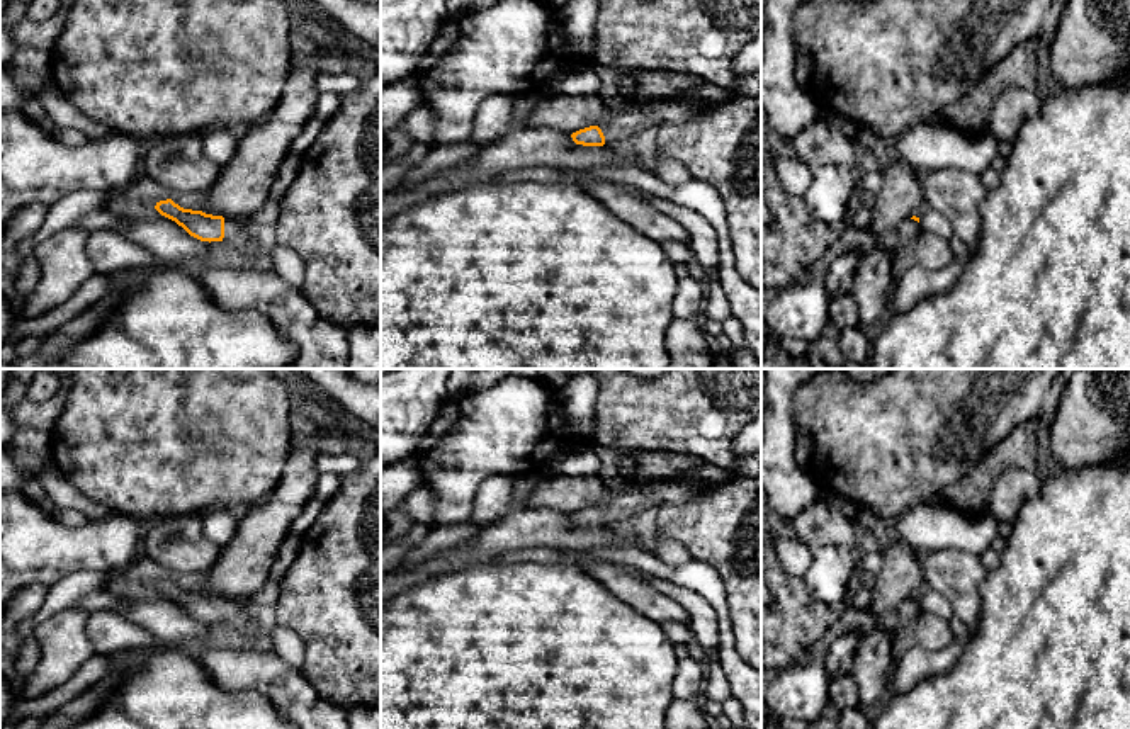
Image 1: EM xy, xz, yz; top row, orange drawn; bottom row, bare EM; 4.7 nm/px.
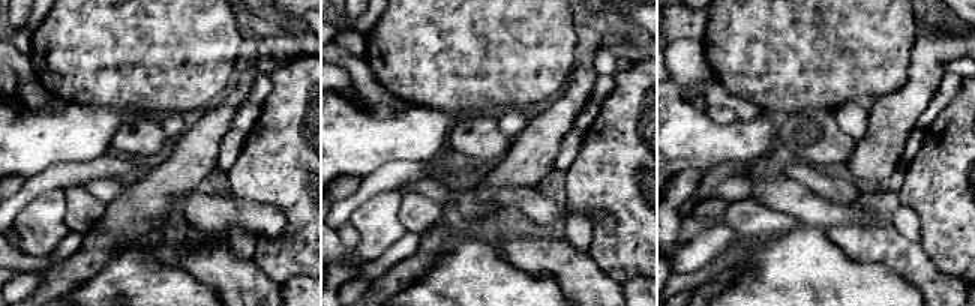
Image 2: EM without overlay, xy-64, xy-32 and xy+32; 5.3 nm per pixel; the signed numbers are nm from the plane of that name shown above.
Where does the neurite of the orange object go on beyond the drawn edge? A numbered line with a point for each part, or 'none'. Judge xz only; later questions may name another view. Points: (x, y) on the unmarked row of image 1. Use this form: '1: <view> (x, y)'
1: xz (639, 495)

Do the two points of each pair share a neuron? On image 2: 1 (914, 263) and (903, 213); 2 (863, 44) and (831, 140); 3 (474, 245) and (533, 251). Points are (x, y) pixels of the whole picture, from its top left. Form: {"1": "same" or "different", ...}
{"1": "different", "2": "different", "3": "different"}

